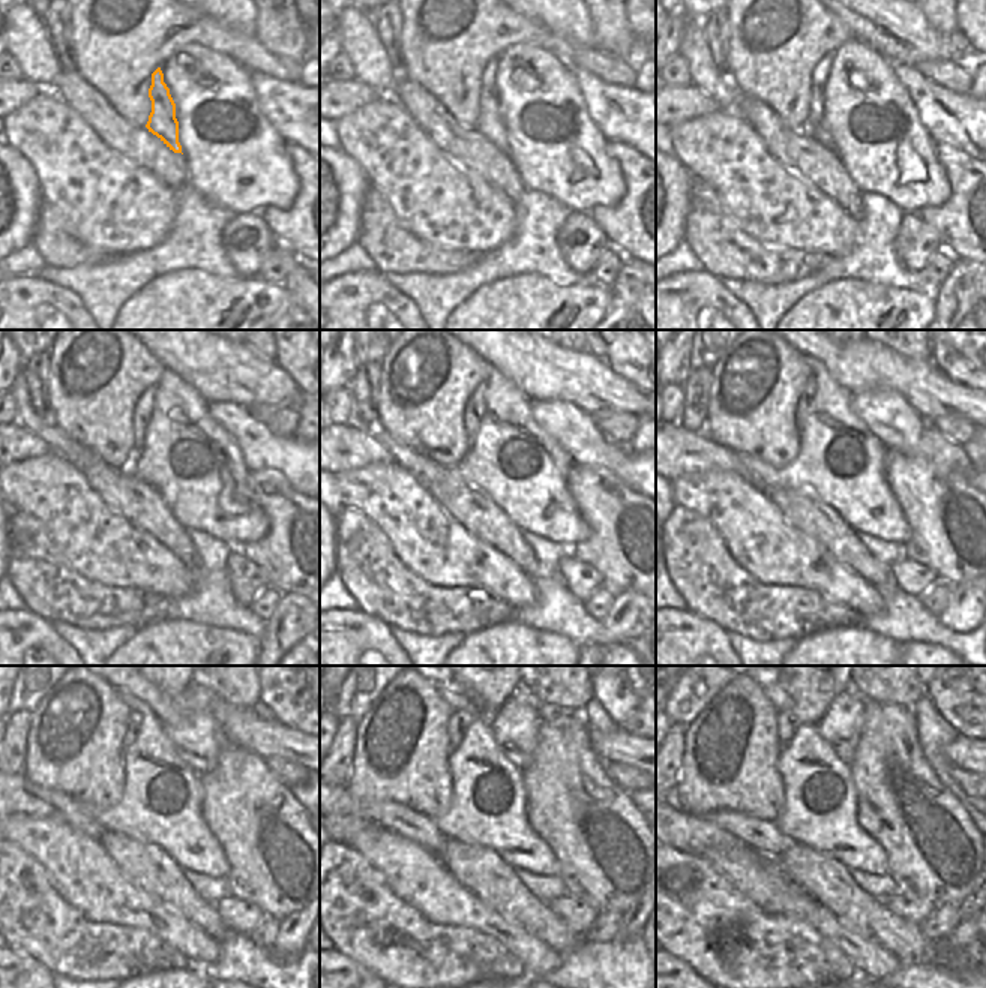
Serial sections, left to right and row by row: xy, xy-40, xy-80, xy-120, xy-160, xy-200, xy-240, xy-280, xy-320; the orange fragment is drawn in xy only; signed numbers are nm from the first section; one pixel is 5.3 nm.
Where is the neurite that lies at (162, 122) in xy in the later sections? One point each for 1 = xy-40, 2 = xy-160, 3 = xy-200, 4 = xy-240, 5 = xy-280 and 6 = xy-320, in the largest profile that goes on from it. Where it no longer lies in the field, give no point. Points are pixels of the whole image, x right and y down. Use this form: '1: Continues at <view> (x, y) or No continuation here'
1: Continues at xy-40 (489, 123)
2: Continues at xy-160 (474, 410)
3: Continues at xy-200 (808, 392)
4: Continues at xy-240 (135, 720)
5: Continues at xy-280 (459, 721)
6: Continues at xy-320 (811, 696).

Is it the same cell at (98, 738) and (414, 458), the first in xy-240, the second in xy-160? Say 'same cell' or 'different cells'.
different cells

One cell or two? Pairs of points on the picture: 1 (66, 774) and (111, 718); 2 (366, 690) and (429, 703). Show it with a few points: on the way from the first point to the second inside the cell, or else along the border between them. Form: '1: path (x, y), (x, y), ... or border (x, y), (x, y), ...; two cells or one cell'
1: path (74, 760), (98, 732); one cell
2: border (392, 681), (359, 720); two cells

